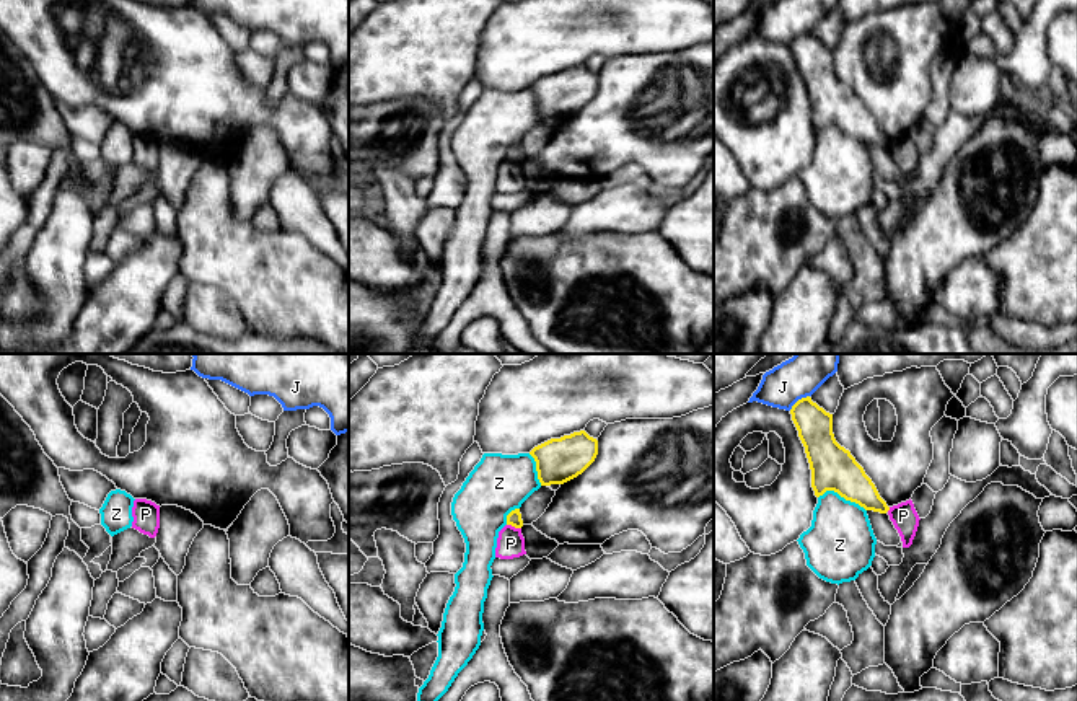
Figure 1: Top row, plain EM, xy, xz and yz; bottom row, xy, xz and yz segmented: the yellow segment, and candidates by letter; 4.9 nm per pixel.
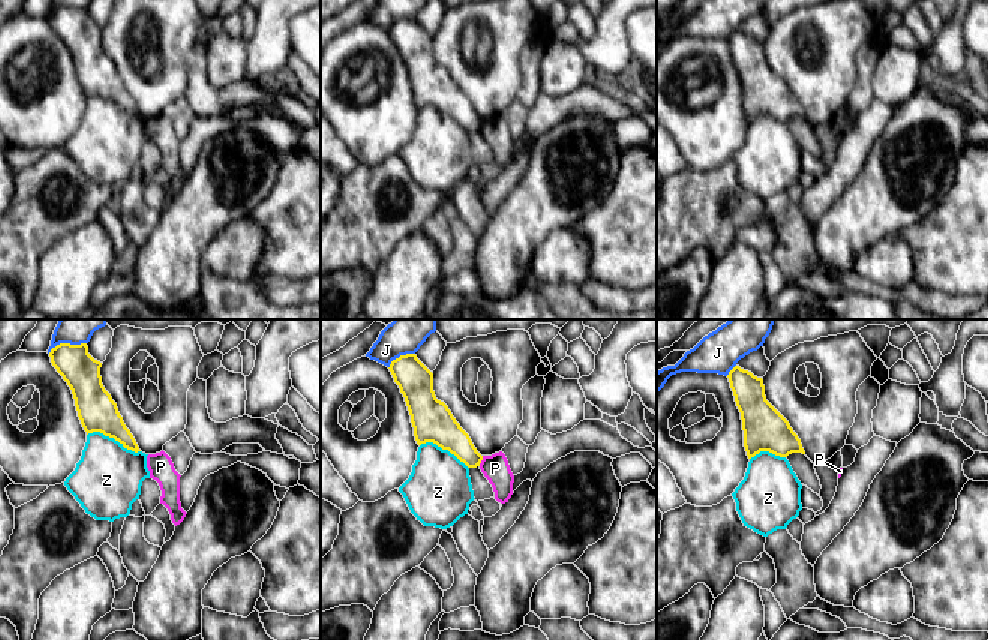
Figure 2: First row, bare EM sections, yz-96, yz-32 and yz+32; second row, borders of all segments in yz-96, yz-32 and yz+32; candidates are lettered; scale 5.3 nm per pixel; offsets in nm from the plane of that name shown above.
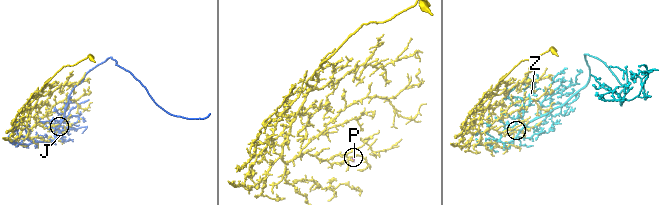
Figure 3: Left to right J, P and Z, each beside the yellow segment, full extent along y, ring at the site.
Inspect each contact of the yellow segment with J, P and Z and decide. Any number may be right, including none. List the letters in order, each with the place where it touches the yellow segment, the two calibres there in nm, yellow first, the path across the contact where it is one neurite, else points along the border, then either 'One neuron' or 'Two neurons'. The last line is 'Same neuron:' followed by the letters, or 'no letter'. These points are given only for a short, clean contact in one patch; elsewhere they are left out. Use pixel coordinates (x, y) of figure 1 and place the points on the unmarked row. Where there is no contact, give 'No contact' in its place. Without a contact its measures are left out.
J: Touches yellow at yz (799, 35). Thickness 180 nm (yellow) against 200 nm. Two neurons
P: Touches yellow at xz (514, 160). Thickness 70 nm (yellow) against 140 nm. Boundary: xz (507, 158), (520, 163). Two neurons
Z: Touches yellow at yz (843, 131). Thickness 220 nm (yellow) against 340 nm. Two neurons
Same neuron: no letter

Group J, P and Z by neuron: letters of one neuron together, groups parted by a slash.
J / P / Z

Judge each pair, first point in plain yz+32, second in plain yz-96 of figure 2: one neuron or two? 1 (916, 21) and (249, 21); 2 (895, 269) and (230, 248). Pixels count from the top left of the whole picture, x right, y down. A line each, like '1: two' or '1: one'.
1: one
2: one

